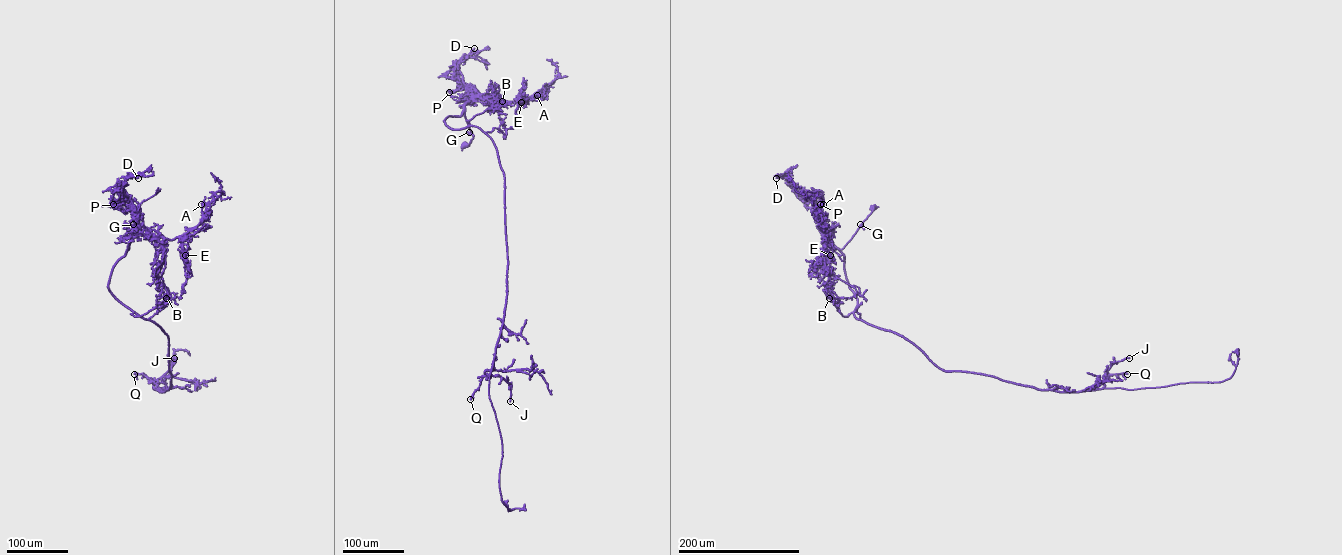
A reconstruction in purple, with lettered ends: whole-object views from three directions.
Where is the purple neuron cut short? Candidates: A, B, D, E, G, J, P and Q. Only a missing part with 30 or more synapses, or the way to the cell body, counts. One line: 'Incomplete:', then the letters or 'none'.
Incomplete: none

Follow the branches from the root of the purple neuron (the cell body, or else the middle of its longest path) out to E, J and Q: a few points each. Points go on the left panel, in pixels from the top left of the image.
E: (128, 207), (137, 219), (129, 249), (130, 241), (138, 235), (180, 237), (180, 255), (185, 261), (185, 255)
J: (128, 207), (137, 222), (108, 288), (168, 336), (171, 384), (160, 392), (153, 382), (174, 358)
Q: (128, 207), (137, 222), (108, 288), (167, 335), (171, 384), (160, 392), (150, 378), (134, 374)

